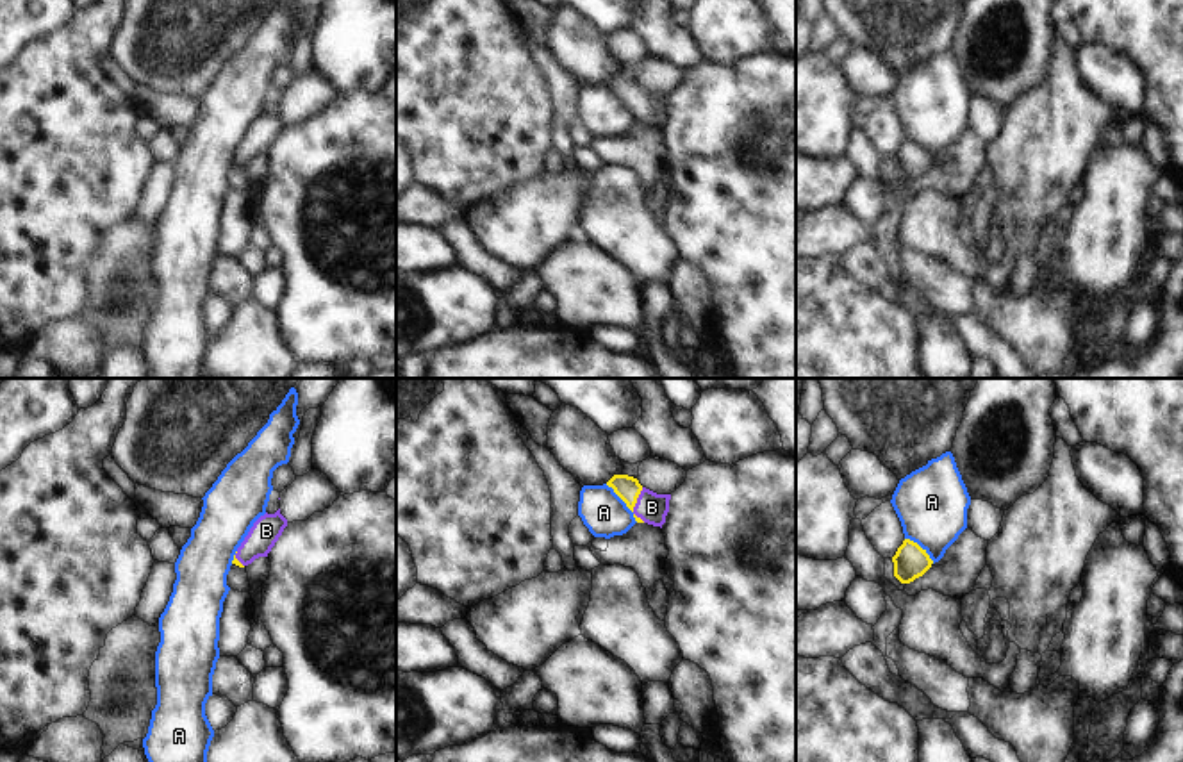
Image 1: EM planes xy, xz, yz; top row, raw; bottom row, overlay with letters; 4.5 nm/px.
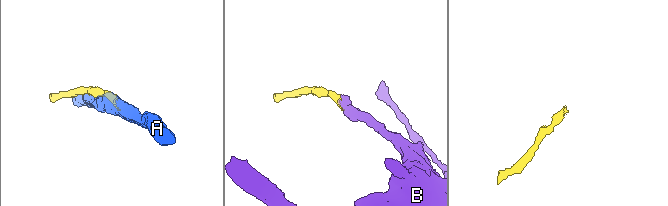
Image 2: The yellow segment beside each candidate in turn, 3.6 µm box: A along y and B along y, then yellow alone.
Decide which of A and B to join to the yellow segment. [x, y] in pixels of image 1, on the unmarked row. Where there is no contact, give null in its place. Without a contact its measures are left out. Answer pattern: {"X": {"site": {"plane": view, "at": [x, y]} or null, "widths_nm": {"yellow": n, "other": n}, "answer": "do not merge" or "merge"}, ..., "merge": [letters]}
{"A": {"site": {"plane": "xz", "at": [623, 100]}, "widths_nm": {"yellow": 110, "other": 200}, "answer": "do not merge"}, "B": {"site": {"plane": "xz", "at": [634, 106]}, "widths_nm": {"yellow": 110, "other": 140}, "answer": "merge"}, "merge": ["B"]}

